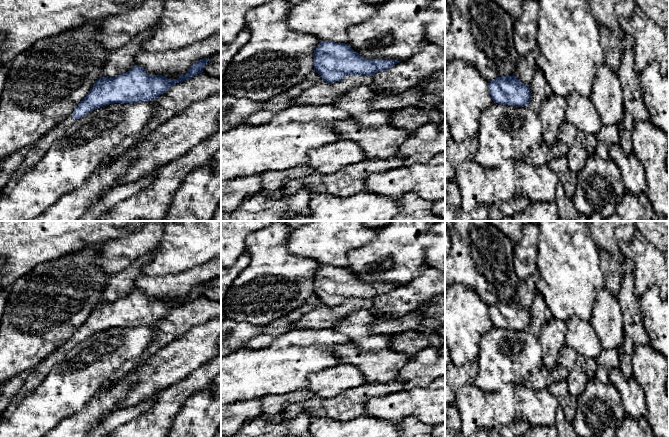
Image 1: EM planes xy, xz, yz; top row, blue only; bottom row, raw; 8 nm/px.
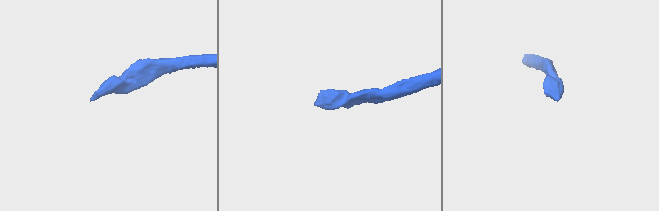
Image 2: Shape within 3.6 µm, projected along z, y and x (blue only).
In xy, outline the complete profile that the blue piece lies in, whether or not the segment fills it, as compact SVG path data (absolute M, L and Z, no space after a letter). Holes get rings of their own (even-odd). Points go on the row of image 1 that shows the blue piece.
M209 57L197 60L184 76L177 80L161 75L147 75L146 71L134 65L128 72L113 78L101 77L78 104L71 117L79 119L94 109L114 103L138 103L152 101L164 94L176 83L201 74Z

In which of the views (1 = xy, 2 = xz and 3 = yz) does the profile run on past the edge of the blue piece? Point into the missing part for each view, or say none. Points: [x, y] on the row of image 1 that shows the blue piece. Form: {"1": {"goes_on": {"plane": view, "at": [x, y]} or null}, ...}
{"1": {"goes_on": null}, "2": {"goes_on": null}, "3": {"goes_on": null}}

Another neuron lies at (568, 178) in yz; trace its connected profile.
M561 156L559 158L552 158L548 165L559 175L560 183L563 185L566 195L572 199L579 179L577 172L574 172L569 167L567 157Z

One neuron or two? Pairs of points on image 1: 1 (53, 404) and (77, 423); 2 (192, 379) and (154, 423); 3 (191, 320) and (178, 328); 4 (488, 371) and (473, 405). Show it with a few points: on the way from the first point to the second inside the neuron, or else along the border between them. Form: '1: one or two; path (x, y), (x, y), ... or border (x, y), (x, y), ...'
1: two; border (69, 415), (64, 417), (55, 426)
2: one; path (183, 390), (167, 406), (164, 412)
3: one; path (188, 320), (181, 325)
4: two; border (474, 384), (484, 391), (498, 391)

